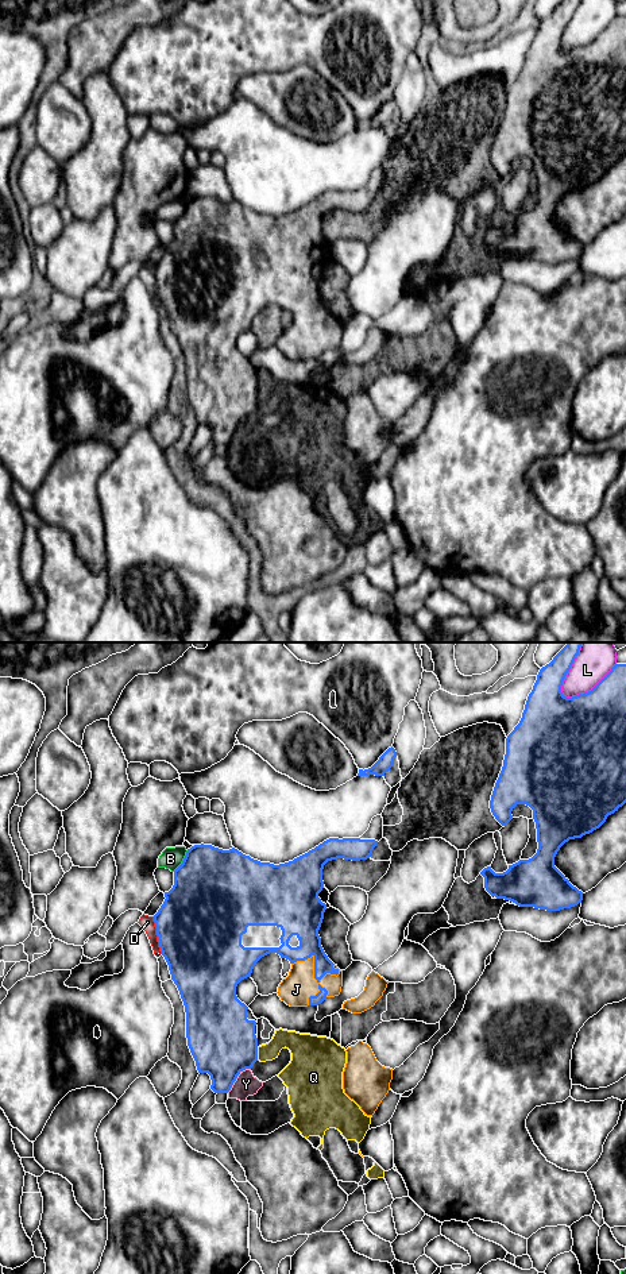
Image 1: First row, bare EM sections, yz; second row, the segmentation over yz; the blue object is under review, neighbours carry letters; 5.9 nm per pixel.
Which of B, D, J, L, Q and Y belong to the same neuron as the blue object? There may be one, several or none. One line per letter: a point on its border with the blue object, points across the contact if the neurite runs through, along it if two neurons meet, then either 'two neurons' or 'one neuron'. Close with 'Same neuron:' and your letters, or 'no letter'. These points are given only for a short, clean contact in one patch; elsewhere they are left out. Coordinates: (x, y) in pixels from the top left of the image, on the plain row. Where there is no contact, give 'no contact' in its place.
B: yz (182, 213) | two neurons
D: yz (157, 286) | two neurons
J: yz (317, 334) | one neuron
L: yz (588, 43) | two neurons
Q: yz (257, 406) | along yz (257, 400), (258, 412) | two neurons
Y: yz (236, 429) | two neurons
Same neuron: J

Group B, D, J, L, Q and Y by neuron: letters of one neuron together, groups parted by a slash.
B / D / J / L / Q Y

